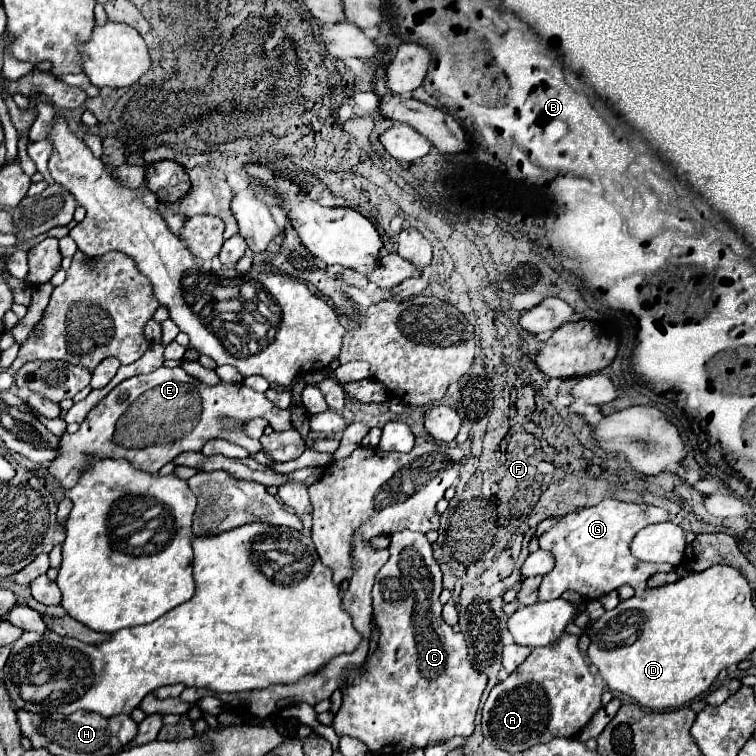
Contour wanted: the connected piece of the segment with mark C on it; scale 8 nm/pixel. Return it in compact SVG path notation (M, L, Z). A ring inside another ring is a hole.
M403 531L399 549L391 549L391 557L377 573L373 585L375 621L381 629L379 647L373 653L365 673L353 669L341 687L343 705L335 715L333 729L337 735L351 735L367 745L373 755L399 755L409 747L433 747L455 735L471 737L475 729L475 713L487 679L473 669L467 655L467 643L461 633L453 633L441 617L441 569L431 555L431 543L425 535Z

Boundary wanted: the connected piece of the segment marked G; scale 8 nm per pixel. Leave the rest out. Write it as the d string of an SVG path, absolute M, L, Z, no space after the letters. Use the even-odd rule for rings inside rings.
M605 499L589 509L579 509L559 519L559 523L539 537L539 547L555 555L555 567L543 577L539 587L539 599L551 601L561 597L563 591L577 591L585 599L599 599L621 585L631 585L635 593L645 591L645 583L655 573L671 573L675 567L669 563L645 563L631 555L631 539L637 531L651 523L667 521L669 513L661 507L623 503Z

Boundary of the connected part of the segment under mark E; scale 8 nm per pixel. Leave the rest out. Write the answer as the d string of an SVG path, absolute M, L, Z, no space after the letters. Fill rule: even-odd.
M159 367L149 375L135 375L119 383L101 403L97 403L79 431L65 433L59 443L57 459L49 465L49 473L61 483L61 487L71 489L77 485L89 455L101 455L109 459L129 459L133 467L145 473L157 473L165 463L177 457L183 451L201 451L209 439L225 439L229 443L241 445L247 451L257 453L257 441L249 439L241 431L223 431L217 419L221 415L231 417L237 423L243 423L253 417L269 419L273 429L295 429L291 419L291 409L275 407L265 393L257 393L245 383L217 383L205 385L199 379L187 375L181 367L167 369ZM197 391L201 397L203 411L197 417ZM125 393L125 401L119 395Z

